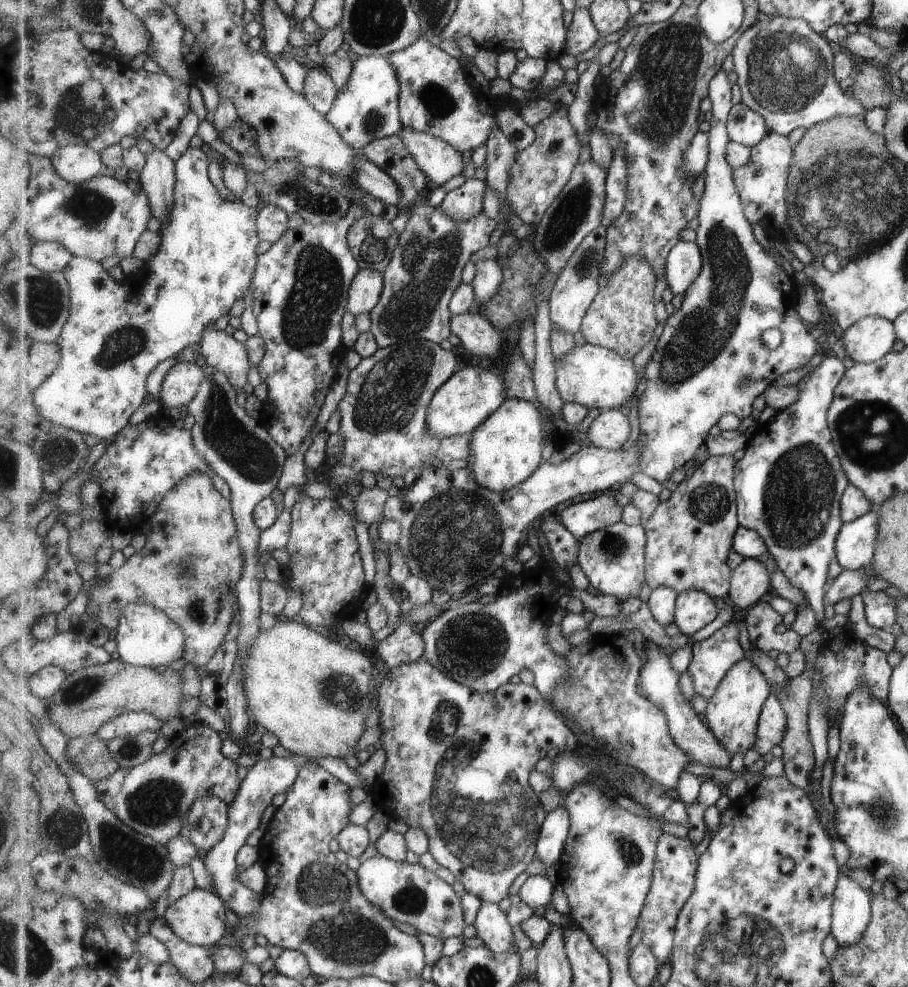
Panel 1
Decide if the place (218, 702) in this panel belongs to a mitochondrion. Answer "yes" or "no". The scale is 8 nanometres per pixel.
no

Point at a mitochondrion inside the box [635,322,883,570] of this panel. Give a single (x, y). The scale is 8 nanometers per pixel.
(798, 499)

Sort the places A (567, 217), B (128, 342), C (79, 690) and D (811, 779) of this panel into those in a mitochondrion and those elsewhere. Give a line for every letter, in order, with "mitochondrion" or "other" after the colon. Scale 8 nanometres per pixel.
A: mitochondrion
B: mitochondrion
C: mitochondrion
D: other

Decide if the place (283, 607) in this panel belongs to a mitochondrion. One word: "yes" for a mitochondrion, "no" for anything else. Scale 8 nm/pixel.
no

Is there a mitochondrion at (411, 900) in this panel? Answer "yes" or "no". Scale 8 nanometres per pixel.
yes

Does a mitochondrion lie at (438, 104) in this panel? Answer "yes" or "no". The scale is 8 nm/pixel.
yes

